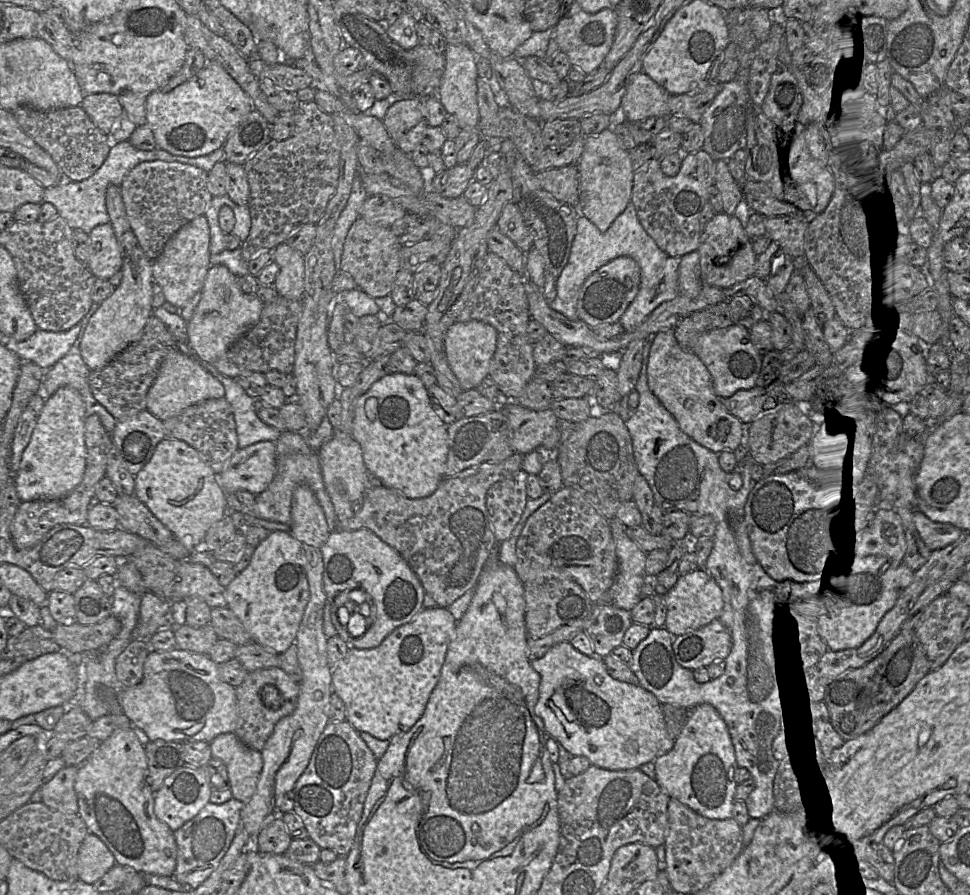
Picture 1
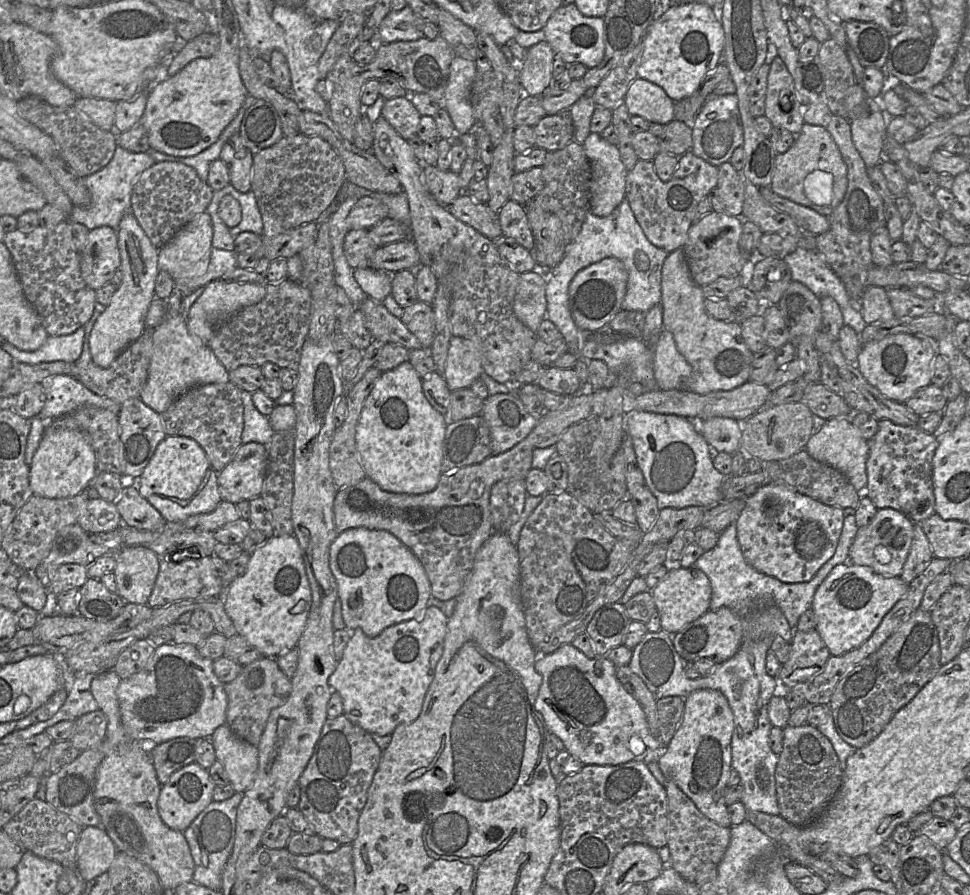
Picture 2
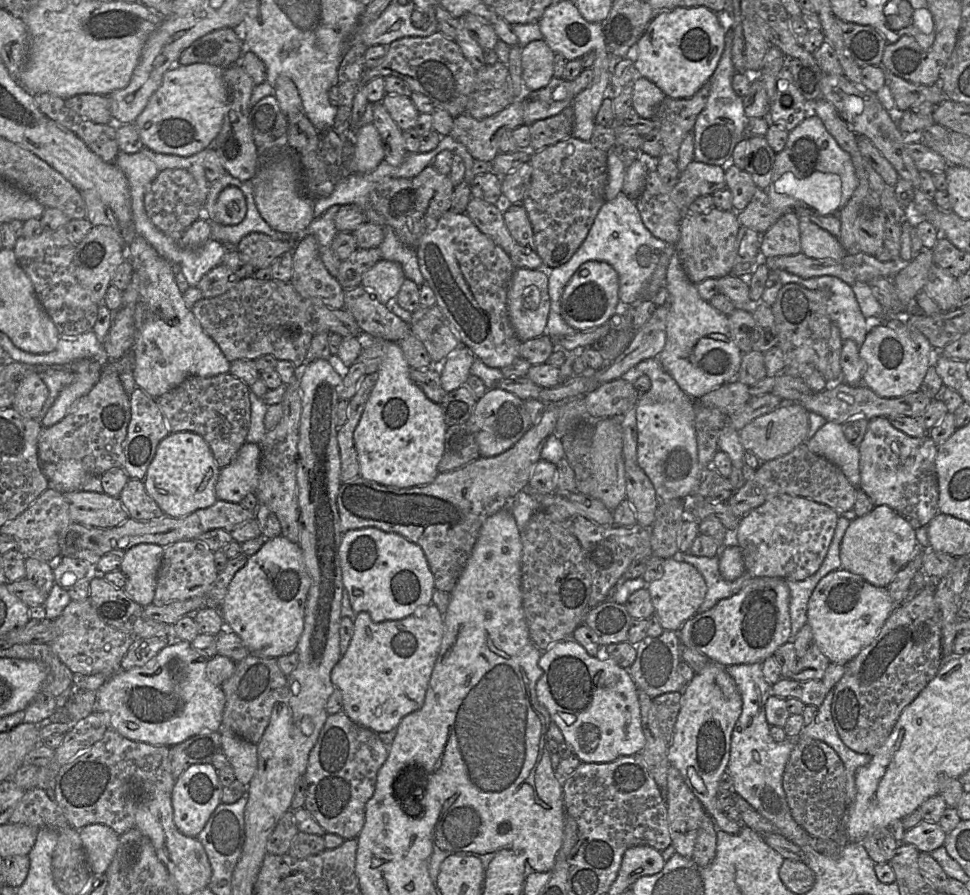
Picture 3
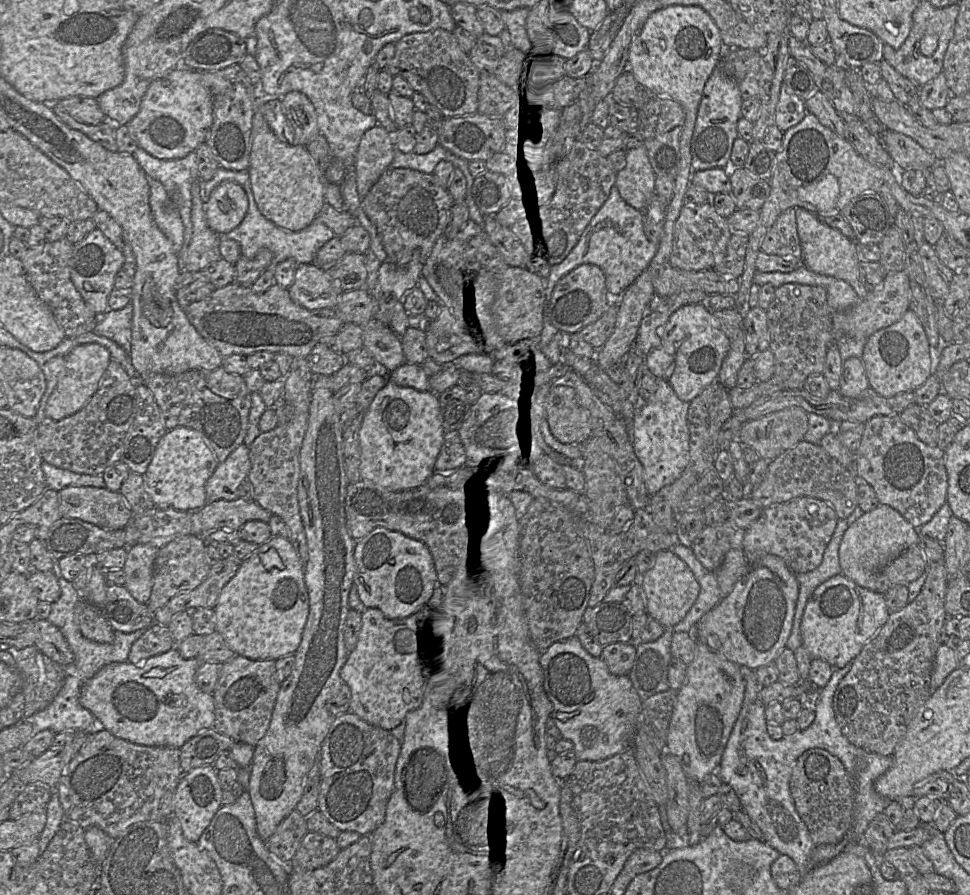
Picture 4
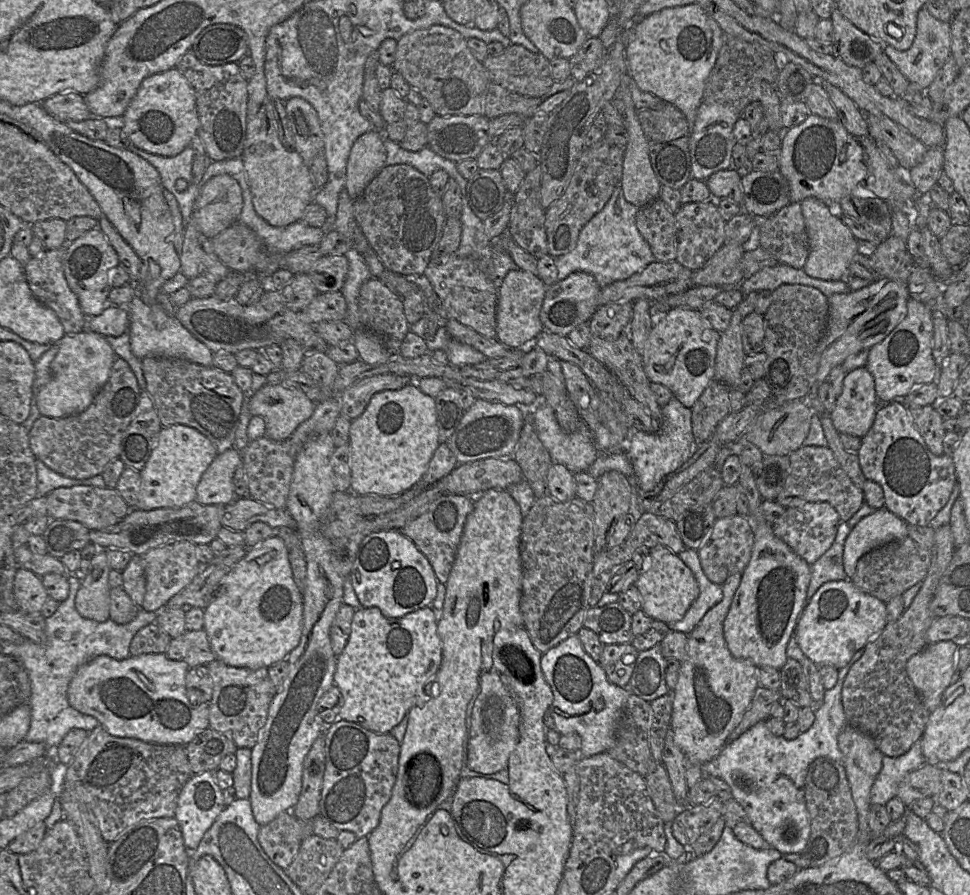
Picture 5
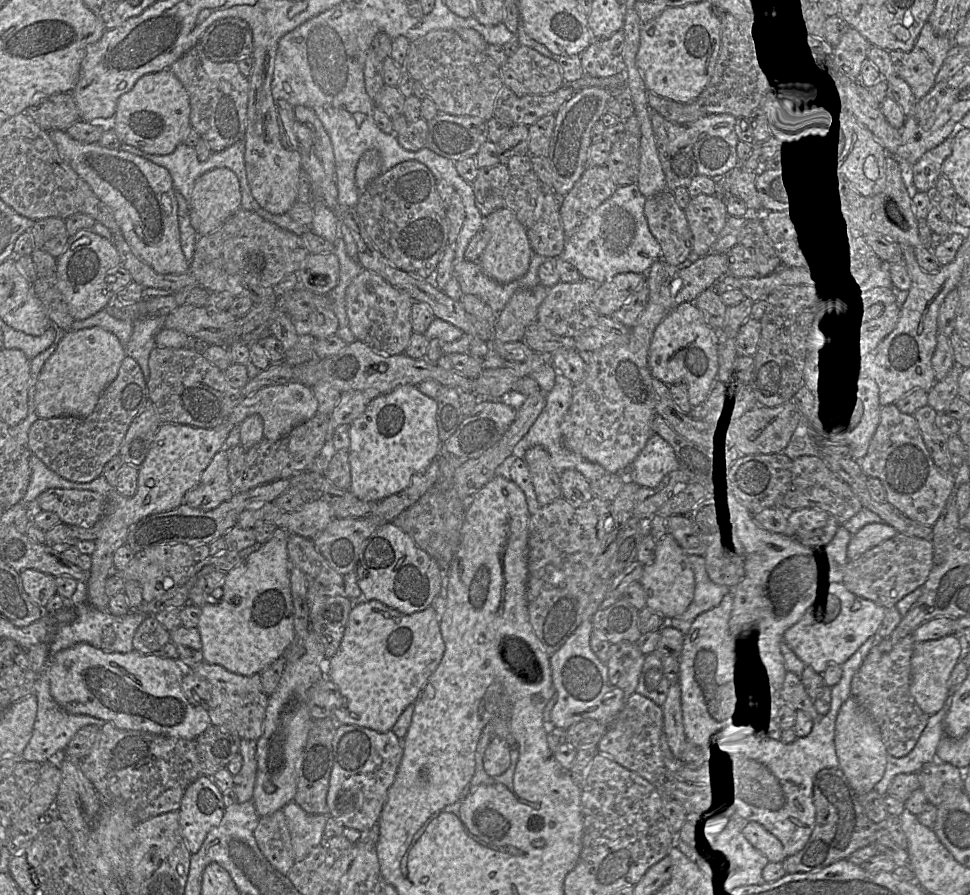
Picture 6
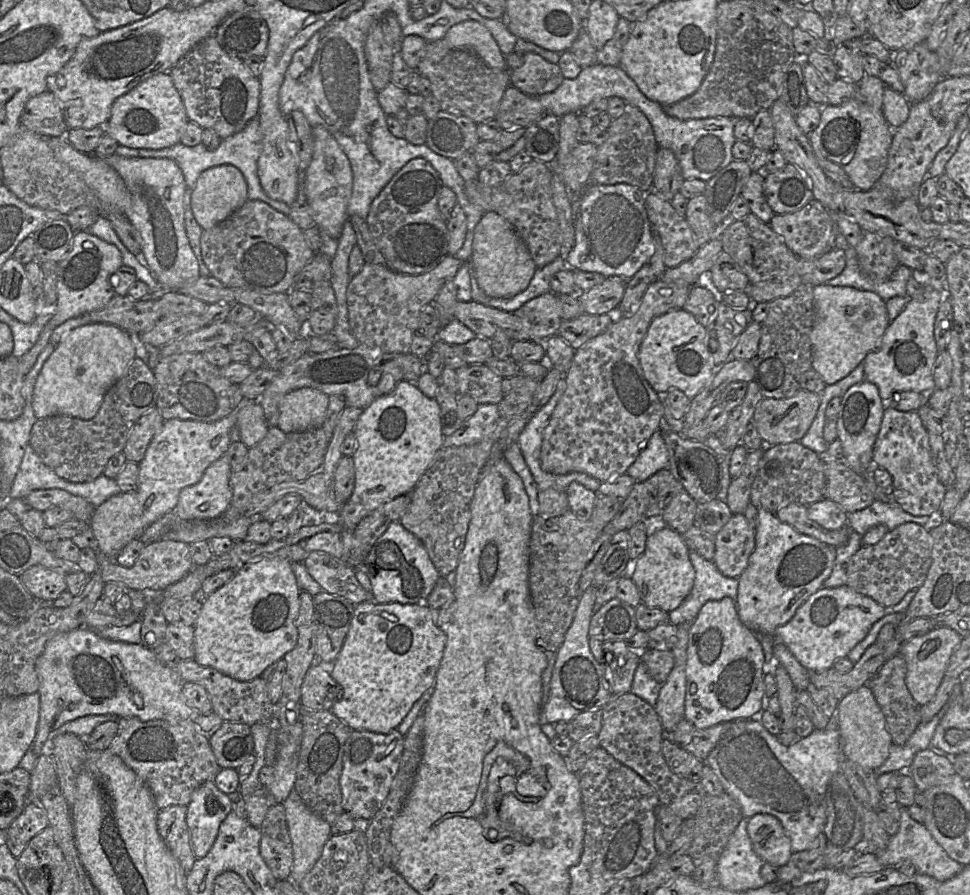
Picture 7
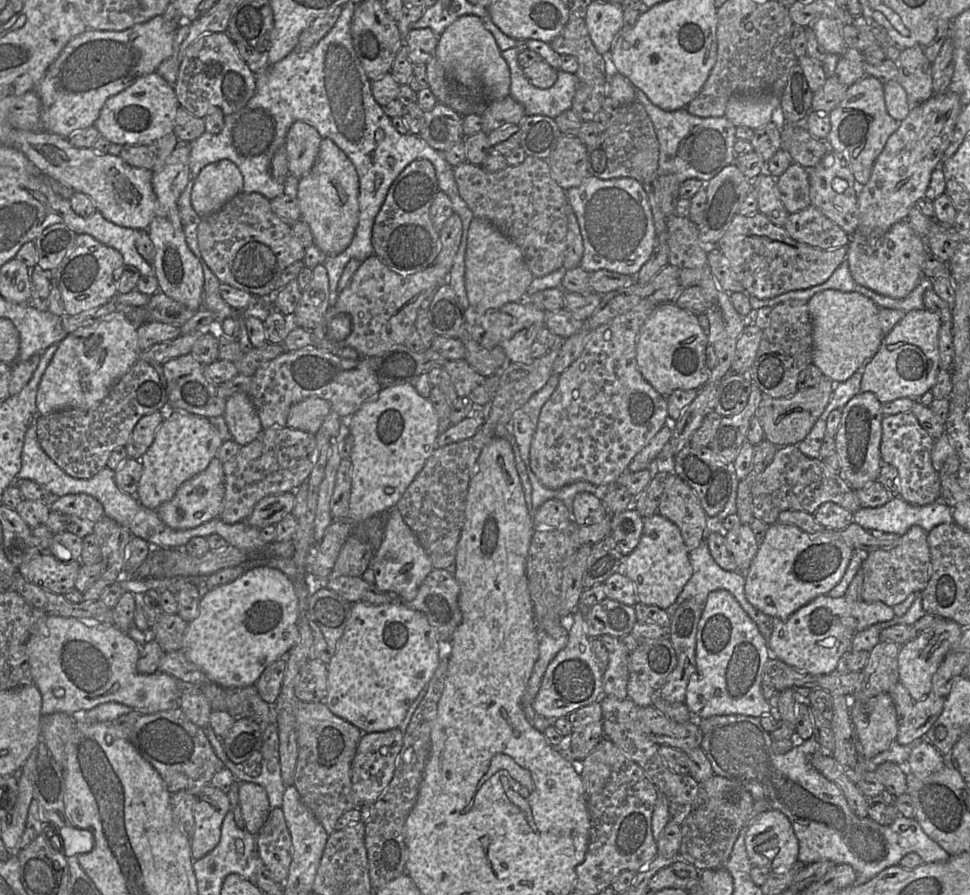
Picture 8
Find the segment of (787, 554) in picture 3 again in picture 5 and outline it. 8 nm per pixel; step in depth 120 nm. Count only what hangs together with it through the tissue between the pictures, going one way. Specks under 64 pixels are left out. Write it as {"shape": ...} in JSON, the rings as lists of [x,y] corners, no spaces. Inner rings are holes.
{"shape":[[[810,502],[785,508],[784,513],[772,523],[775,536],[804,559],[809,565],[816,562],[833,544],[841,519],[827,502]]]}

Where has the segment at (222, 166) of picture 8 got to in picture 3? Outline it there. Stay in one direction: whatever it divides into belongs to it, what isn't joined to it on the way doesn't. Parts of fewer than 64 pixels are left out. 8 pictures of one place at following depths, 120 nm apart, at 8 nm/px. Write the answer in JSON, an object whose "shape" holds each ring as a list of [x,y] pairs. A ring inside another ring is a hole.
{"shape":[[[226,187],[219,194],[215,207],[214,222],[221,225],[237,225],[246,215],[246,200],[236,187]]]}

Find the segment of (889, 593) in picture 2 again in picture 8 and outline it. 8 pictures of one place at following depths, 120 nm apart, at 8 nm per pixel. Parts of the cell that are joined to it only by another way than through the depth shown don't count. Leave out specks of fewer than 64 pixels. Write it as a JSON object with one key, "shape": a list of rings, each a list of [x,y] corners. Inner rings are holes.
{"shape":[[[819,595],[787,619],[772,618],[772,632],[767,642],[773,656],[800,672],[826,675],[834,670],[840,658],[851,651],[855,634],[878,622],[895,617],[892,607],[881,601],[847,601],[844,596]]]}

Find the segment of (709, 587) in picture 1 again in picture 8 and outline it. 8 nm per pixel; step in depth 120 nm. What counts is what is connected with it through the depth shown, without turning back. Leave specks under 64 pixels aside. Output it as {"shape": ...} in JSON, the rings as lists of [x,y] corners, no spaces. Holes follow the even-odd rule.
{"shape":[[[658,512],[643,517],[640,541],[632,553],[624,558],[622,570],[635,586],[638,603],[668,609],[692,576],[689,552],[679,528]]]}

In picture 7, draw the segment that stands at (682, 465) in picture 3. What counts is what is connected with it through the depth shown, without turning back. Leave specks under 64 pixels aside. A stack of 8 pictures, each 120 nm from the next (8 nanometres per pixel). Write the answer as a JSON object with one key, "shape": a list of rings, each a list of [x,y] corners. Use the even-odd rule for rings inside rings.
{"shape":[[[661,430],[655,431],[646,447],[627,469],[626,474],[636,482],[643,482],[656,472],[669,468],[669,454]]]}

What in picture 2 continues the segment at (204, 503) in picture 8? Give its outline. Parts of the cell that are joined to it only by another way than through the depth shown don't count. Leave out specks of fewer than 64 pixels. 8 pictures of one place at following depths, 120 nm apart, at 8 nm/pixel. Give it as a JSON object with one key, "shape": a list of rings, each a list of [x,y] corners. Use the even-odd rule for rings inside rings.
{"shape":[[[254,442],[242,444],[232,461],[217,475],[222,501],[237,504],[260,497],[266,468],[266,447]]]}

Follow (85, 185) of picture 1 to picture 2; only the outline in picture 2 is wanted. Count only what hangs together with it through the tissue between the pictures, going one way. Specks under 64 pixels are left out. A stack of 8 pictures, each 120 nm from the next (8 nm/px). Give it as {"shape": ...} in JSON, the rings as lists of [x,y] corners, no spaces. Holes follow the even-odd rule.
{"shape":[[[117,145],[111,161],[106,166],[83,178],[90,192],[91,202],[85,207],[74,206],[67,216],[67,221],[83,224],[89,230],[101,226],[116,230],[123,216],[131,211],[131,194],[136,180],[155,163],[146,152],[134,153]]]}

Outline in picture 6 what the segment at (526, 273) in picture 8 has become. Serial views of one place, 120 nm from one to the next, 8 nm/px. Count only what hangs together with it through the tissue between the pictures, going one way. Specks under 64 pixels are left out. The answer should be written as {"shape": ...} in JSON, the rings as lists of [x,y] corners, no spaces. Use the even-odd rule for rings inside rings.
{"shape":[[[501,208],[483,219],[482,231],[486,233],[486,247],[479,263],[484,273],[500,283],[510,283],[523,277],[529,270],[533,252],[526,234],[526,228],[518,221],[515,214]]]}

